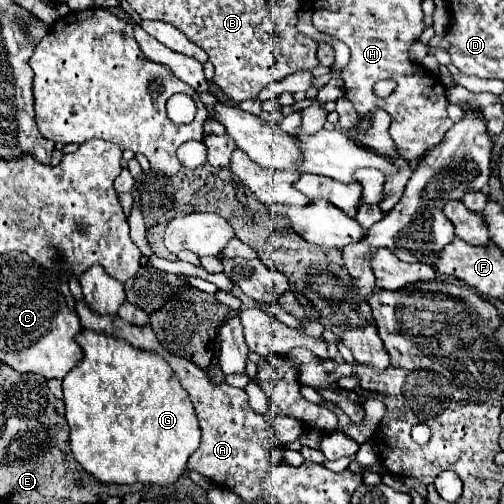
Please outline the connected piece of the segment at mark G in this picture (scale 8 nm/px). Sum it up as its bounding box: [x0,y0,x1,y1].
[63,329,201,485]

